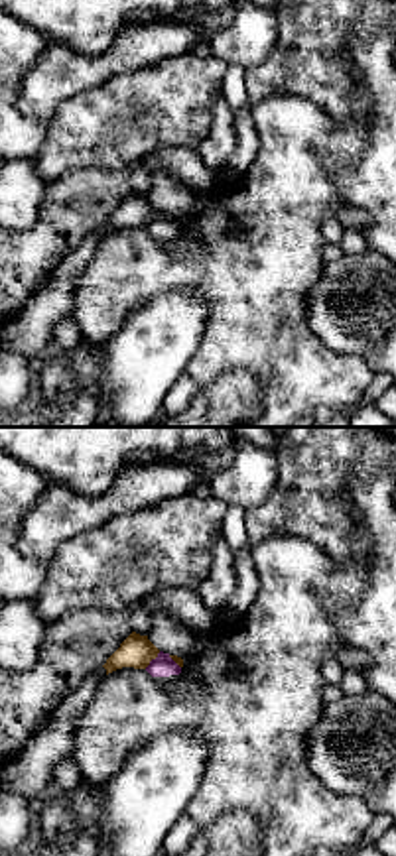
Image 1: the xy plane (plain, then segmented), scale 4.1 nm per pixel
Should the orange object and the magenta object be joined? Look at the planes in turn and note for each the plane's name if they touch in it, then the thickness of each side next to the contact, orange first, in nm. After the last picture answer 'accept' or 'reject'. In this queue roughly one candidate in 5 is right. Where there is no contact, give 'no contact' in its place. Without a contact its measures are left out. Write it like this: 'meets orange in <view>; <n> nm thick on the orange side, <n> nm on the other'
meets orange in xy; 130 nm thick on the orange side, 90 nm on the other

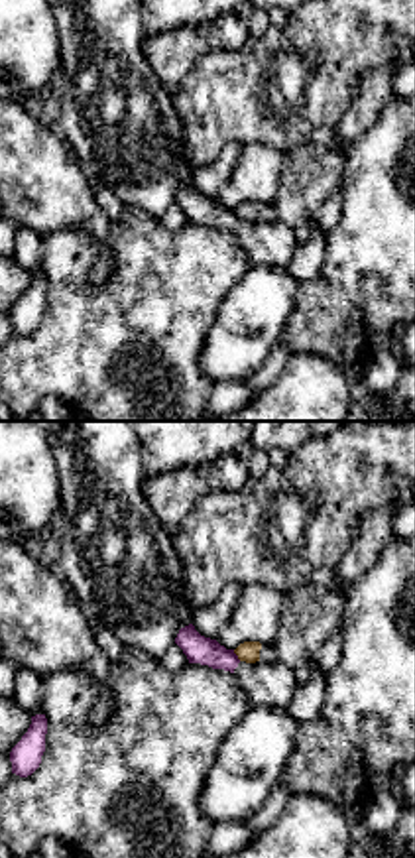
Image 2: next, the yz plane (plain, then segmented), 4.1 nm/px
meets orange in yz; 90 nm thick on the orange side, 120 nm on the other

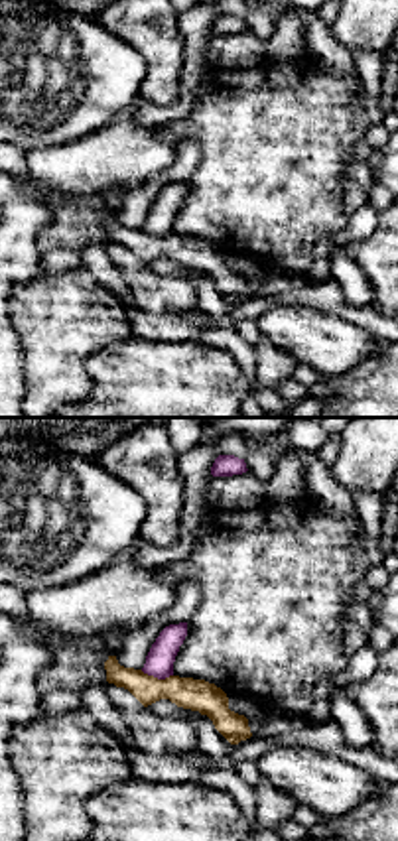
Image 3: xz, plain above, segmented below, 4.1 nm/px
meets orange in xz; 130 nm thick on the orange side, 120 nm on the other

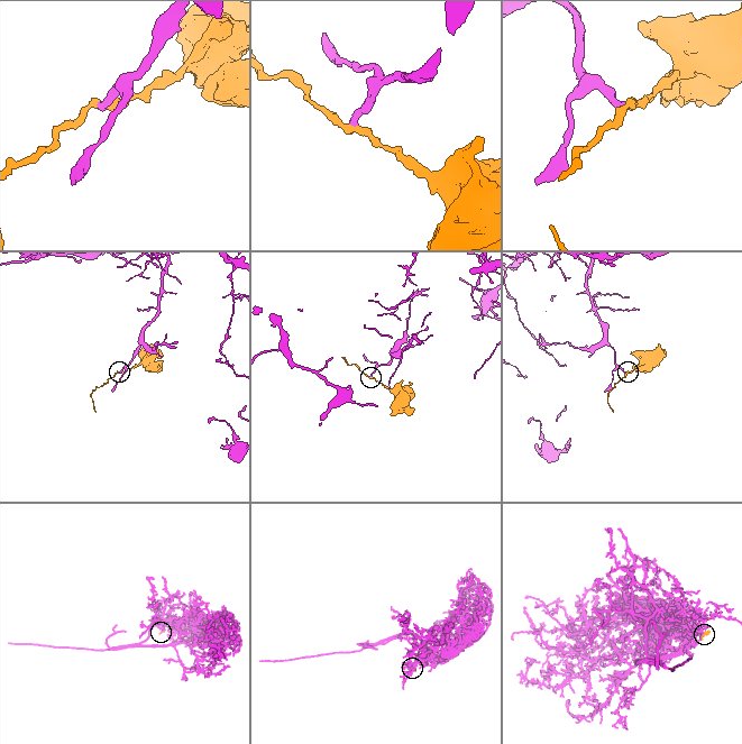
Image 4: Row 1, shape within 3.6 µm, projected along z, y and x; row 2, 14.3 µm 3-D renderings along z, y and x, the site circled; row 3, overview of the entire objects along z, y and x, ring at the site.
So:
reject

